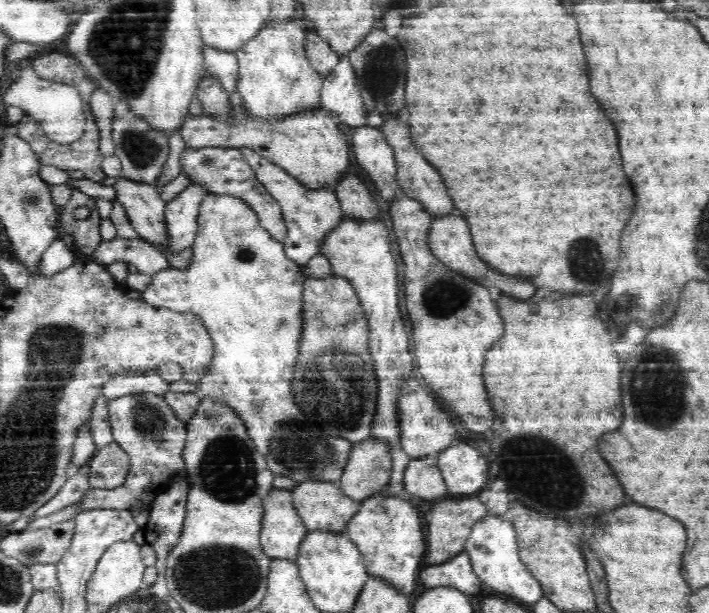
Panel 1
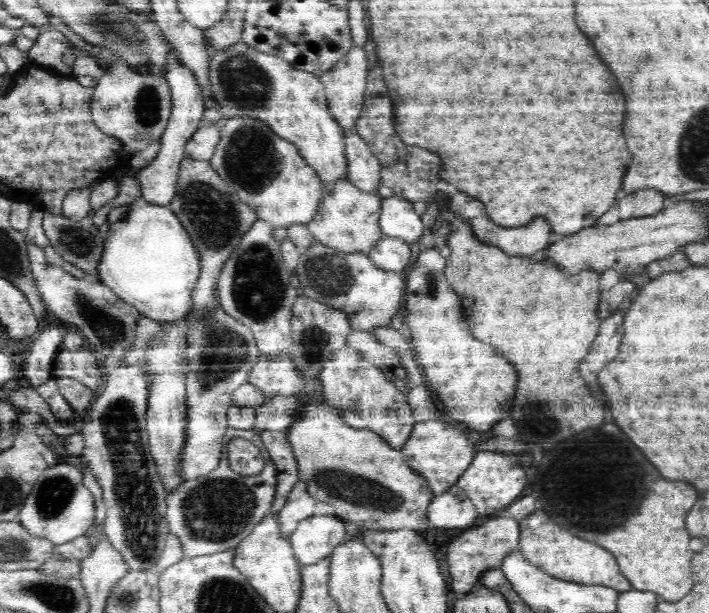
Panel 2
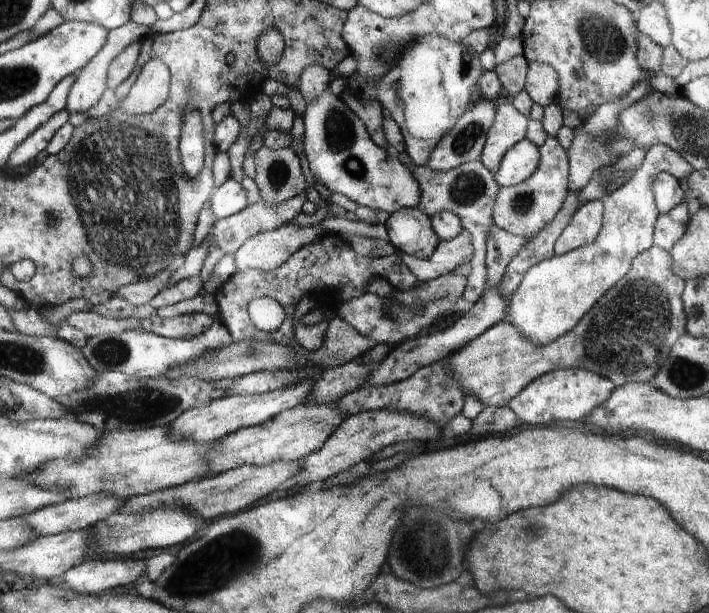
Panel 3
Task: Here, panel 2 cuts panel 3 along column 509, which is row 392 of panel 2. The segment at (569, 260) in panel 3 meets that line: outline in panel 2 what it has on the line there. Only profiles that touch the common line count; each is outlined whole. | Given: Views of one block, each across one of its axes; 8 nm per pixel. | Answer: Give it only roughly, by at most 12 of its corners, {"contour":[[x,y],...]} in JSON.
{"contour":[[321,390],[286,437],[335,517],[423,532],[431,482]]}

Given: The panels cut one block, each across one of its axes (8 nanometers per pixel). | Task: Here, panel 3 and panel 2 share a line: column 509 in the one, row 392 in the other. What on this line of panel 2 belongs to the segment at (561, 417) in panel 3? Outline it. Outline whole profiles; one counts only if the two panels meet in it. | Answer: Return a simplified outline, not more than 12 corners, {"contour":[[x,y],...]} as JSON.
{"contour":[[357,331],[345,346],[369,364],[407,396],[410,386],[396,349],[374,335]]}

